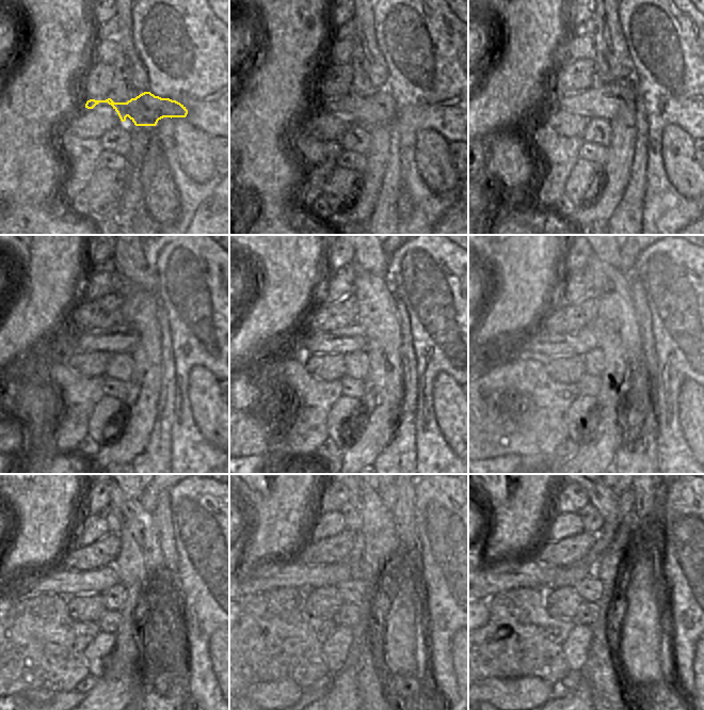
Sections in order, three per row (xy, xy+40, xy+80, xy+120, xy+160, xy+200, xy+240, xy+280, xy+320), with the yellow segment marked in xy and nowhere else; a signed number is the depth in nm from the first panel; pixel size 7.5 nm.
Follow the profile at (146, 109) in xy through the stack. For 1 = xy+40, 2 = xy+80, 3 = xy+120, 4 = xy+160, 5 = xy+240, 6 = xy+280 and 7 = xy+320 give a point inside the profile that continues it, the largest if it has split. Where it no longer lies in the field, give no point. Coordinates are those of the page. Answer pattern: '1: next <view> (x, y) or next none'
1: next xy+40 (380, 108)
2: next xy+80 (603, 101)
3: next xy+120 (121, 337)
4: next xy+160 (350, 338)
5: next xy+240 (53, 577)
6: next xy+280 (266, 576)
7: next xy+320 (490, 577)

